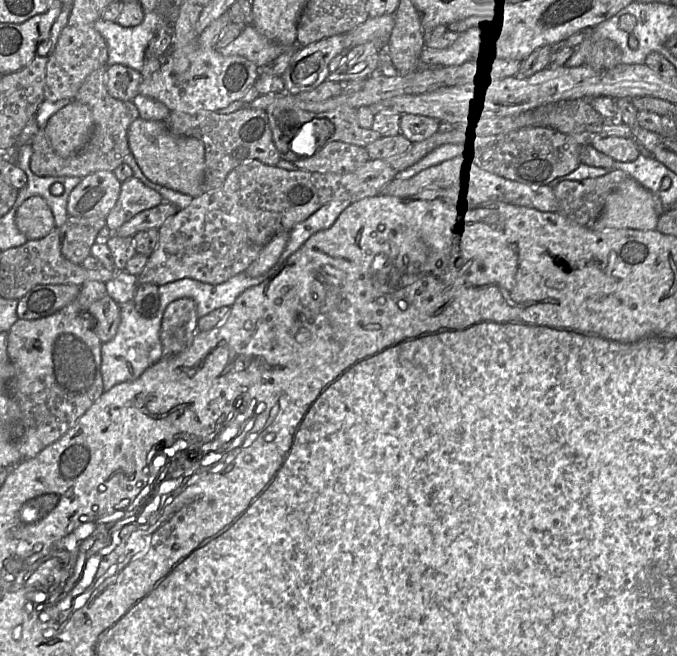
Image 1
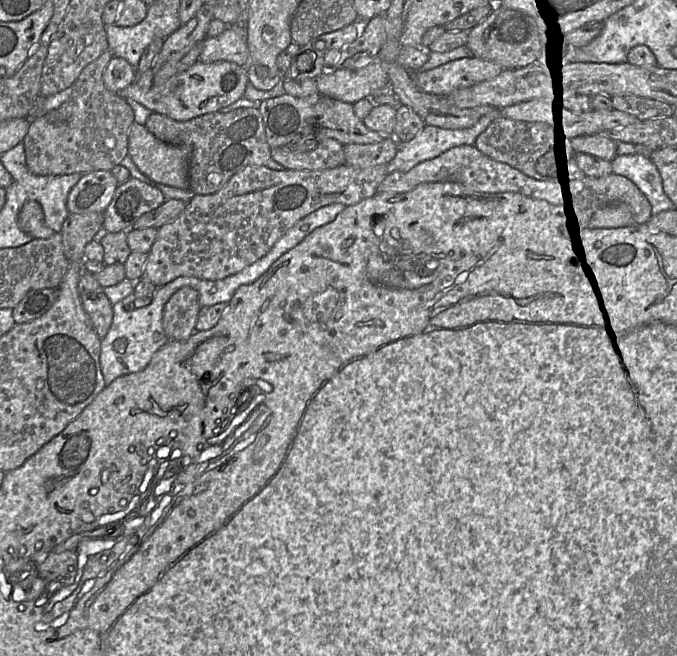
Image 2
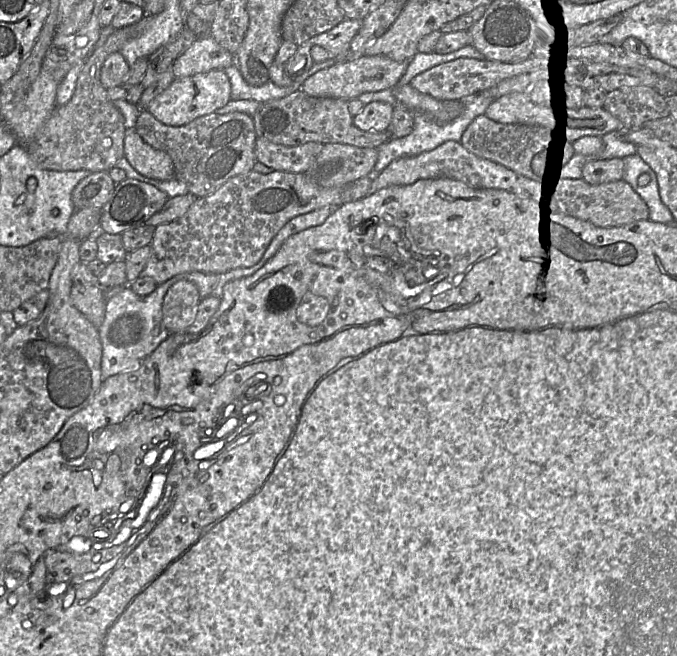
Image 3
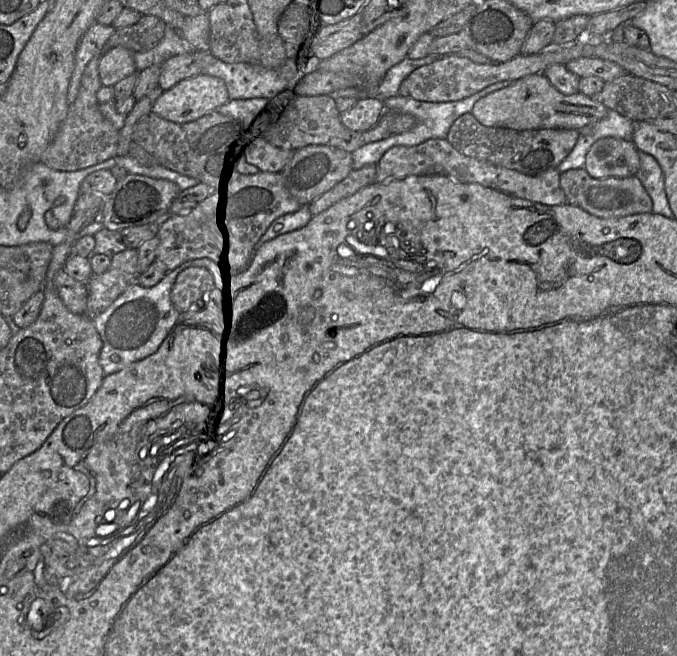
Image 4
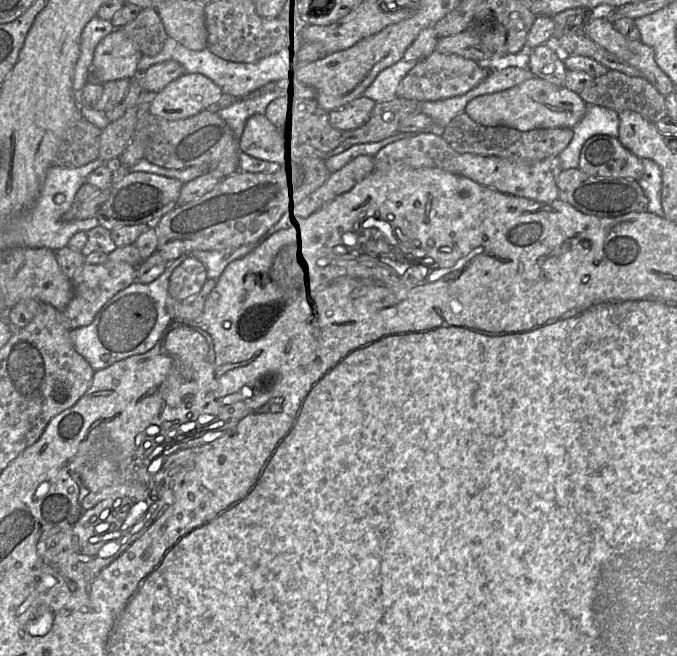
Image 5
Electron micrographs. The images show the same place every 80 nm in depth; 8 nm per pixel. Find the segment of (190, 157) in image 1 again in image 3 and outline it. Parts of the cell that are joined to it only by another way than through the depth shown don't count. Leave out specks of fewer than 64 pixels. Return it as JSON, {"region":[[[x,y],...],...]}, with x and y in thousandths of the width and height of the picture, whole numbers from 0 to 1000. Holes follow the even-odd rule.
{"region":[[[198,195],[186,198],[183,236],[201,259],[217,270],[233,274],[253,274],[258,270],[253,239],[217,220]]]}

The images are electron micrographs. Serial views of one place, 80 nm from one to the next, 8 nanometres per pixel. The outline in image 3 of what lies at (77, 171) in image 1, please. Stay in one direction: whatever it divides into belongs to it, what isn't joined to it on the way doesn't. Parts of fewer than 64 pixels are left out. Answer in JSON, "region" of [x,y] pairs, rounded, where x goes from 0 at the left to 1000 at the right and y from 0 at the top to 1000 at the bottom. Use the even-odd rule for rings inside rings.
{"region":[[[217,23],[204,35],[170,46],[158,59],[157,66],[142,73],[121,104],[106,149],[95,160],[84,162],[74,178],[68,183],[50,210],[38,223],[50,250],[66,259],[77,261],[109,261],[133,259],[137,262],[161,261],[176,242],[183,238],[183,215],[186,207],[185,180],[177,168],[168,160],[158,145],[158,136],[149,127],[149,104],[161,84],[176,79],[177,75],[192,61],[205,56],[216,43]]]}

